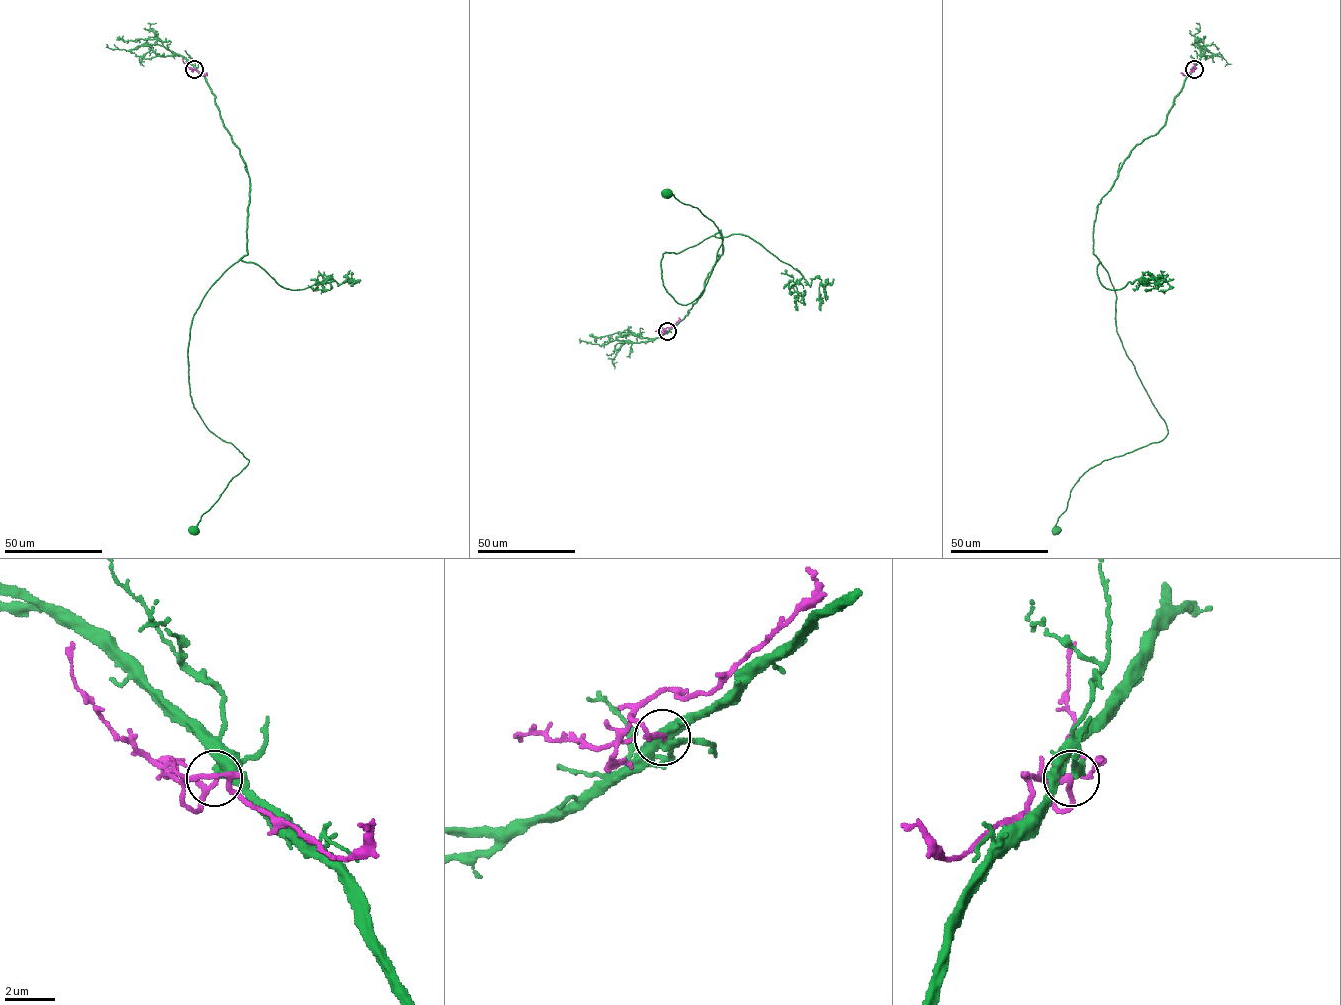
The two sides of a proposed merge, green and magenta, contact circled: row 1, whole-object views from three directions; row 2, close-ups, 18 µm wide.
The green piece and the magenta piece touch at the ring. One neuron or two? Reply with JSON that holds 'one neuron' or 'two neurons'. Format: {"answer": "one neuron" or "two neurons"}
{"answer": "one neuron"}

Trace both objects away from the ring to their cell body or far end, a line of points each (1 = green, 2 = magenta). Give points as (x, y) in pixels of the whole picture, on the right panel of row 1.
1: (1194, 69), (1165, 125), (1124, 161), (1093, 232), (1115, 292), (1117, 332), (1168, 433), (1089, 468), (1058, 531)
2: (1194, 69), (1184, 75), (1180, 72)

